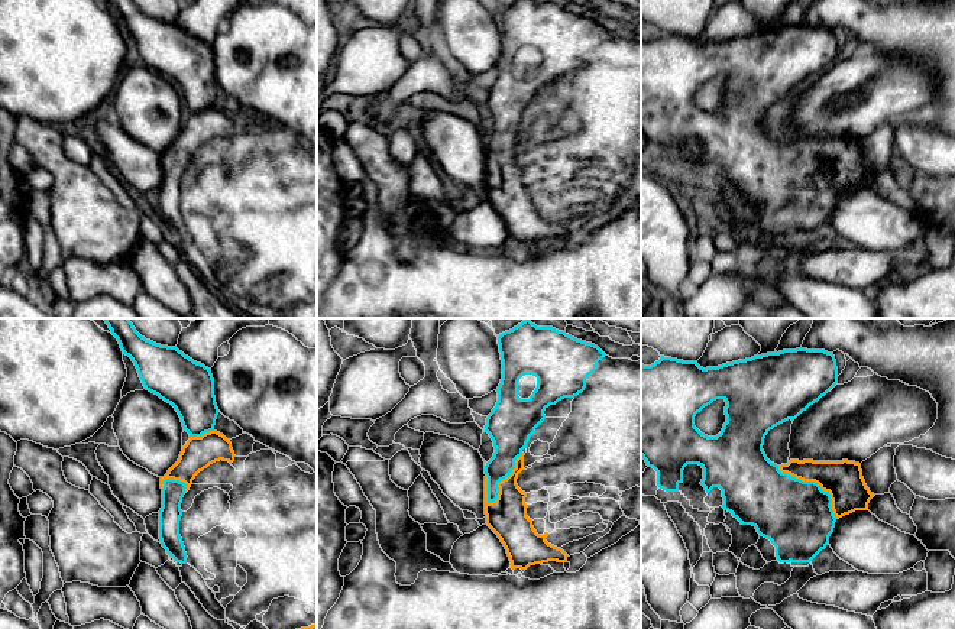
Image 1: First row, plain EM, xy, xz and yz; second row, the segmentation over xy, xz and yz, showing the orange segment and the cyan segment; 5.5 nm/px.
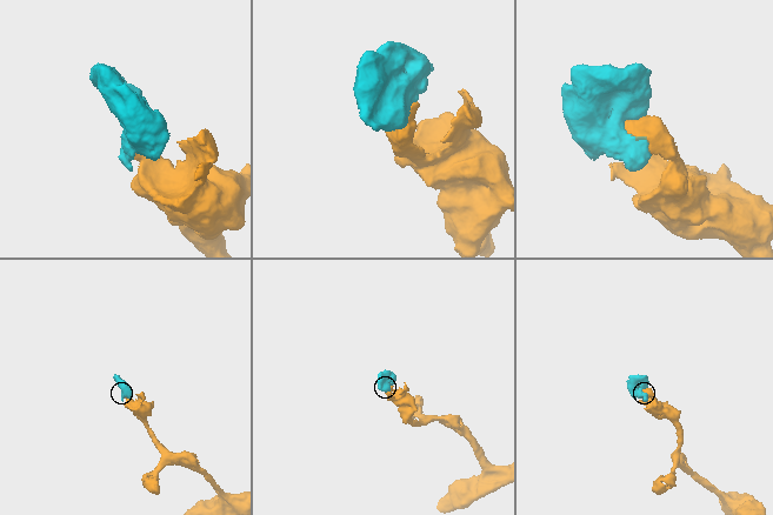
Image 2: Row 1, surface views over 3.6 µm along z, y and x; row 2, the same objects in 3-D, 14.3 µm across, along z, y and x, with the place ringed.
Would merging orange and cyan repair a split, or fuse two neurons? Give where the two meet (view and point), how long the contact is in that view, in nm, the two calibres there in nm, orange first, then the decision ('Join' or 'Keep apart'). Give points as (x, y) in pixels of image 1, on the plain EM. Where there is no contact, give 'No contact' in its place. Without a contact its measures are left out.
Touches orange at xz (504, 155). Shared border 340 nm. Thickness 220 nm (orange) against 200 nm. Join

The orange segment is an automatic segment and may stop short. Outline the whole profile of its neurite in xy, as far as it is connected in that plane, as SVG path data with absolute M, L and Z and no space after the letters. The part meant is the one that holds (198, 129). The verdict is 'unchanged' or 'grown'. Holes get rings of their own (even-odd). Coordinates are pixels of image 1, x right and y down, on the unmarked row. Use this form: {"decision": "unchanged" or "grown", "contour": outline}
{"decision": "grown", "contour": "M107 0L123 30L135 39L146 67L171 80L190 116L178 137L161 153L162 184L159 215L168 231L187 240L179 211L181 179L195 152L216 137L234 137L232 119L214 106L218 84L211 45L194 38L177 23L142 13L133 0Z"}

